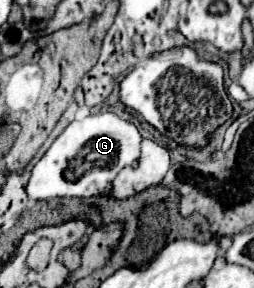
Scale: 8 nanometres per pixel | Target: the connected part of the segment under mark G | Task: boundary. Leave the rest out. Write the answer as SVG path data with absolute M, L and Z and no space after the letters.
M104 112L104 114L90 114L82 120L74 120L32 168L30 180L26 184L26 194L32 200L48 200L64 196L92 198L108 194L116 174L124 166L138 160L140 142L142 142L140 130L132 122L120 118L118 114Z

